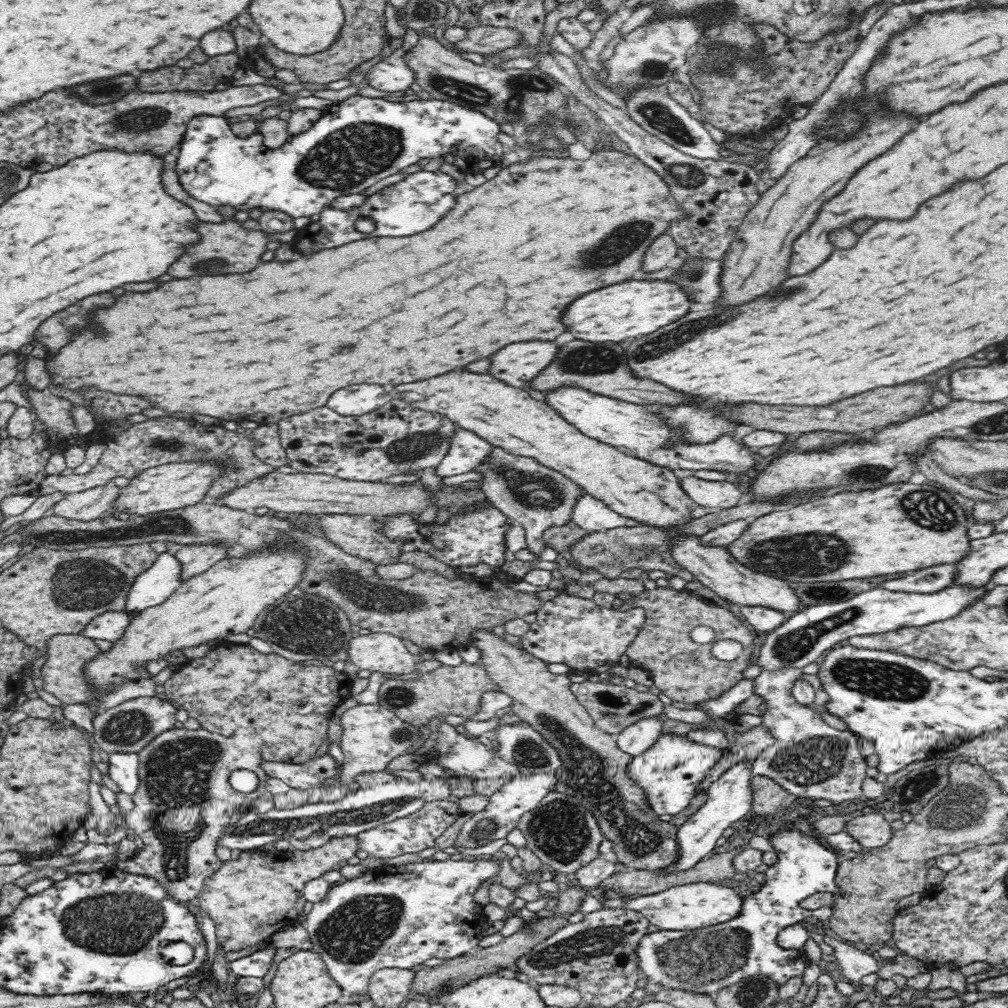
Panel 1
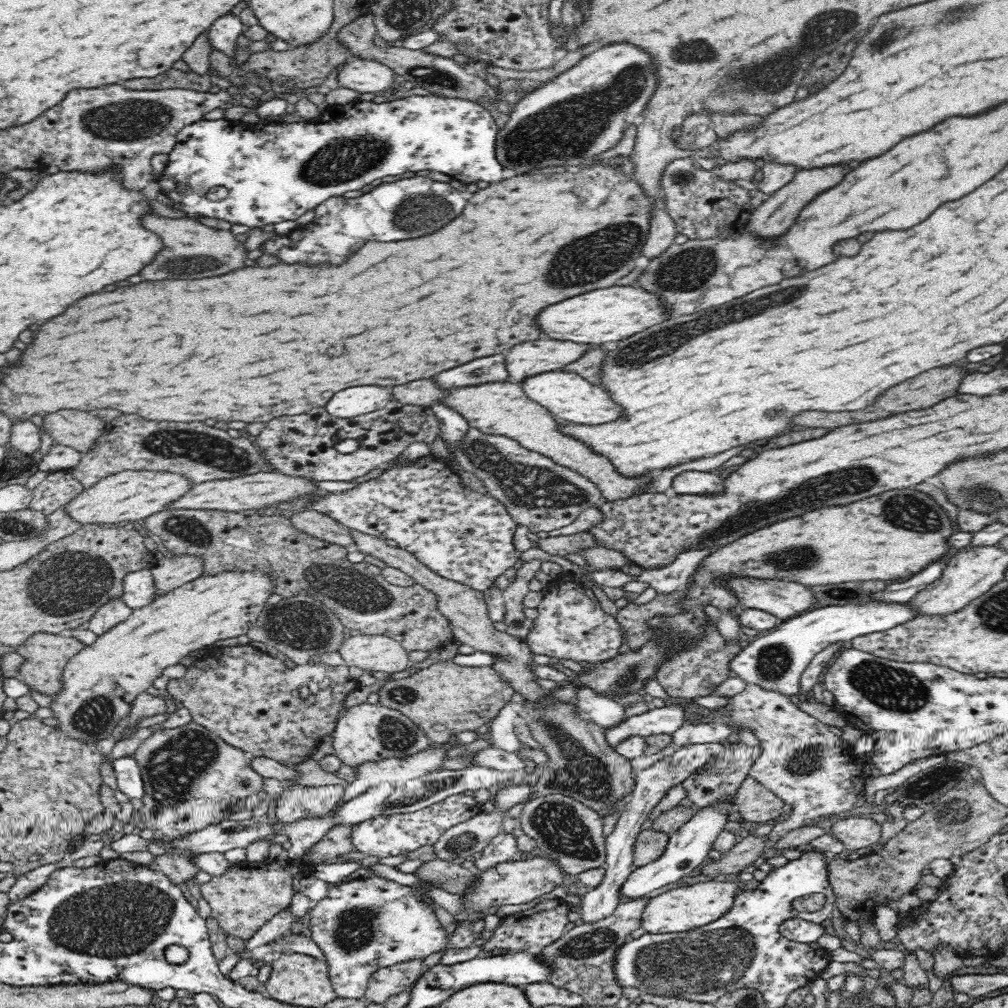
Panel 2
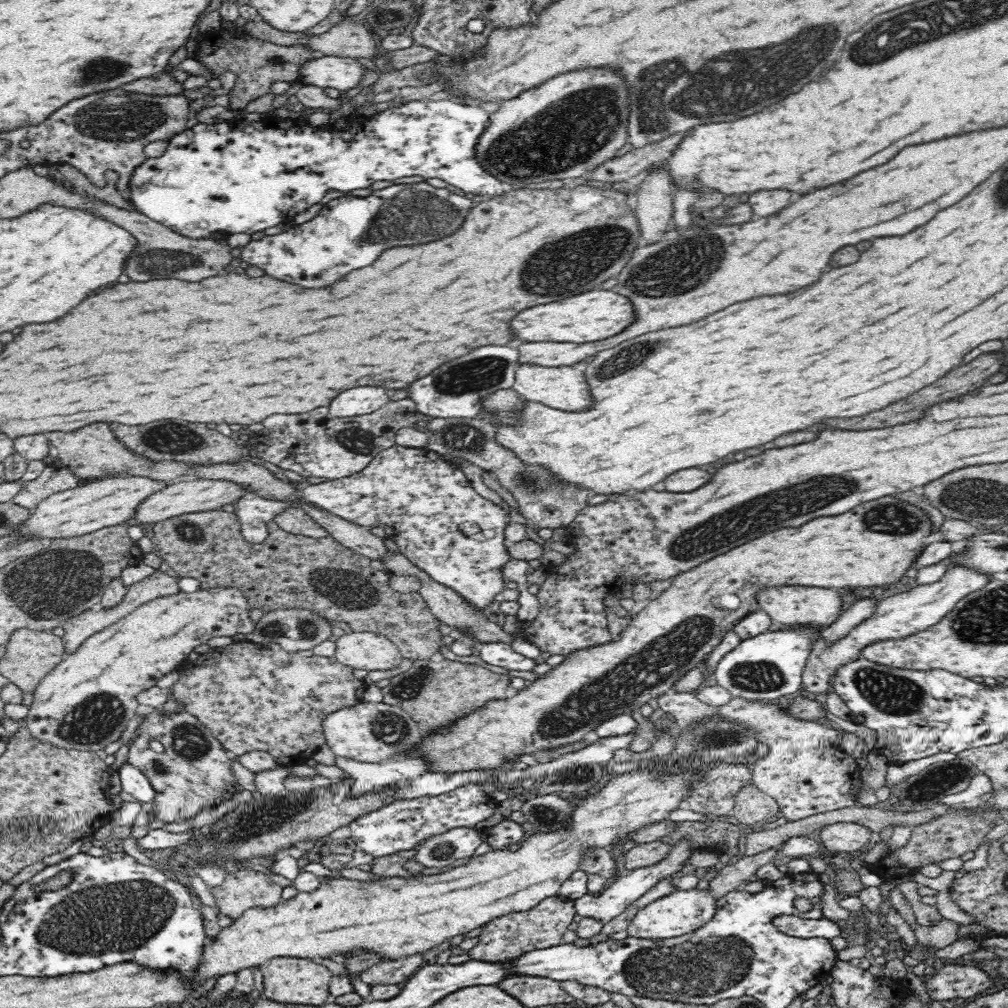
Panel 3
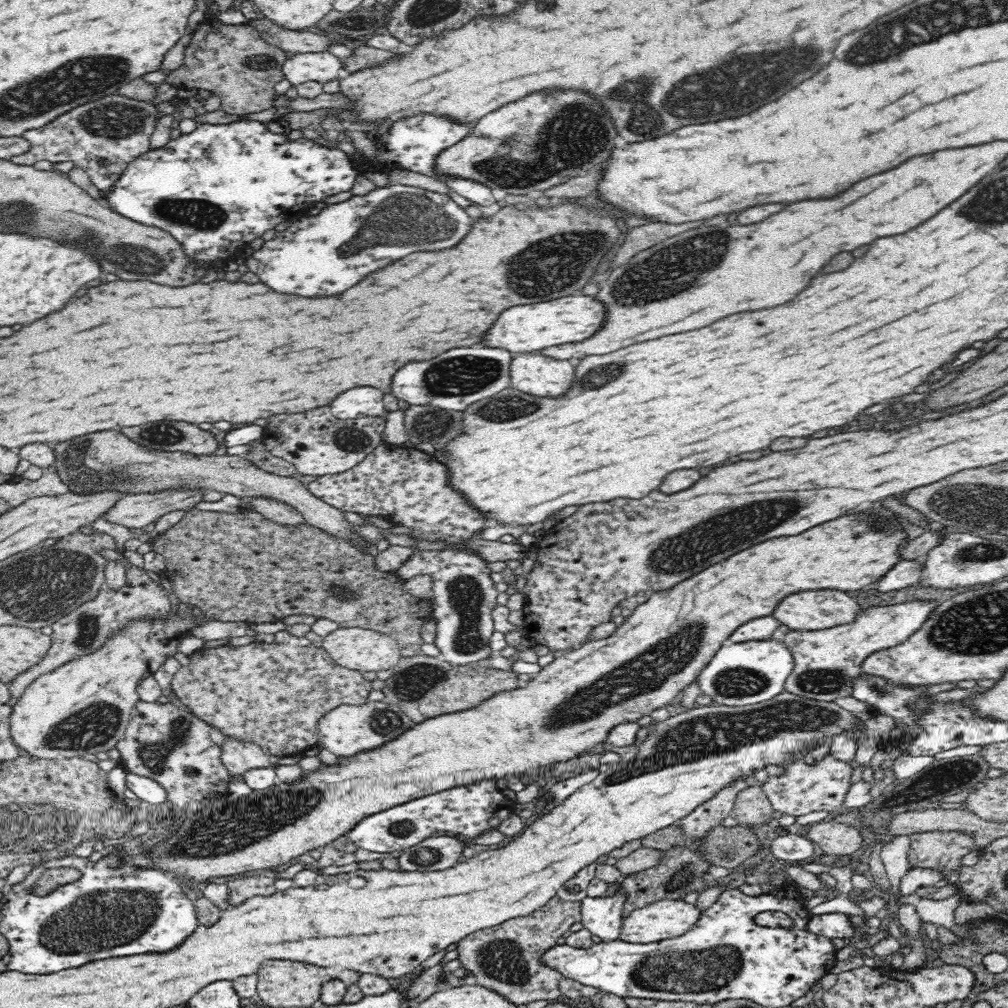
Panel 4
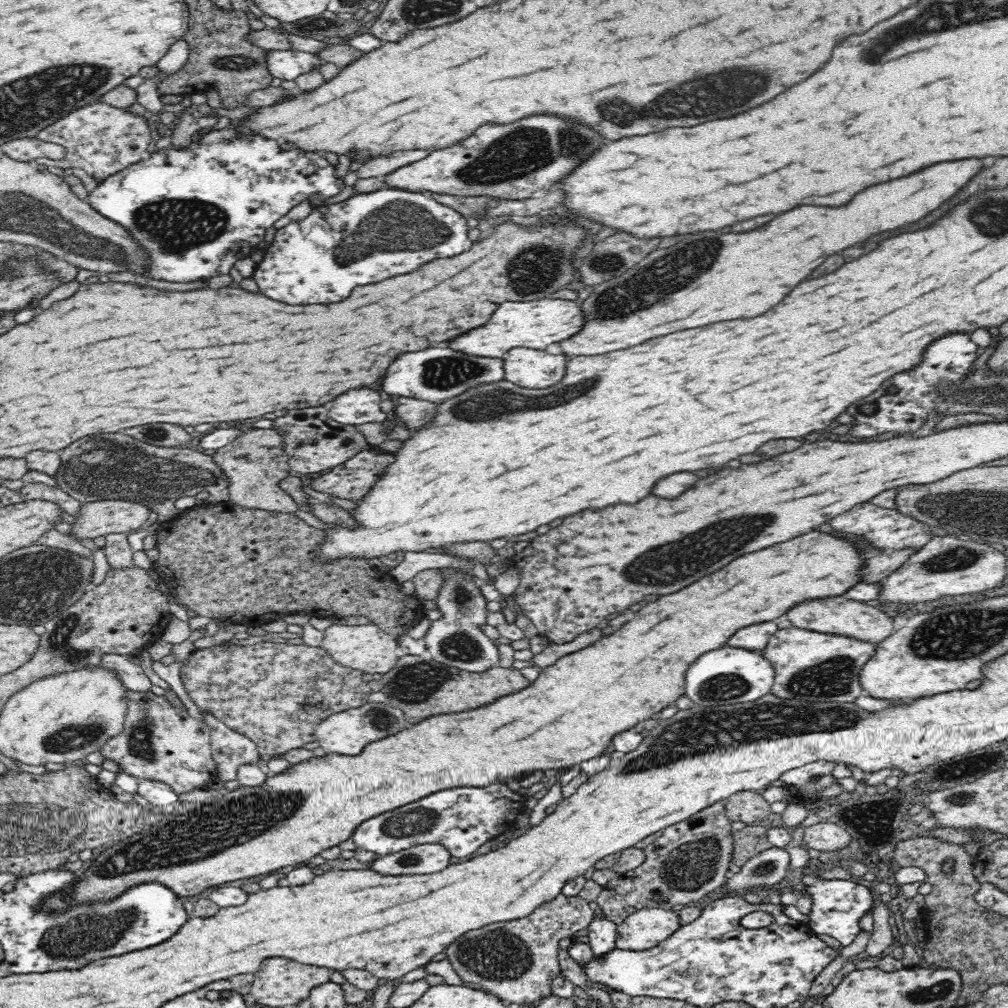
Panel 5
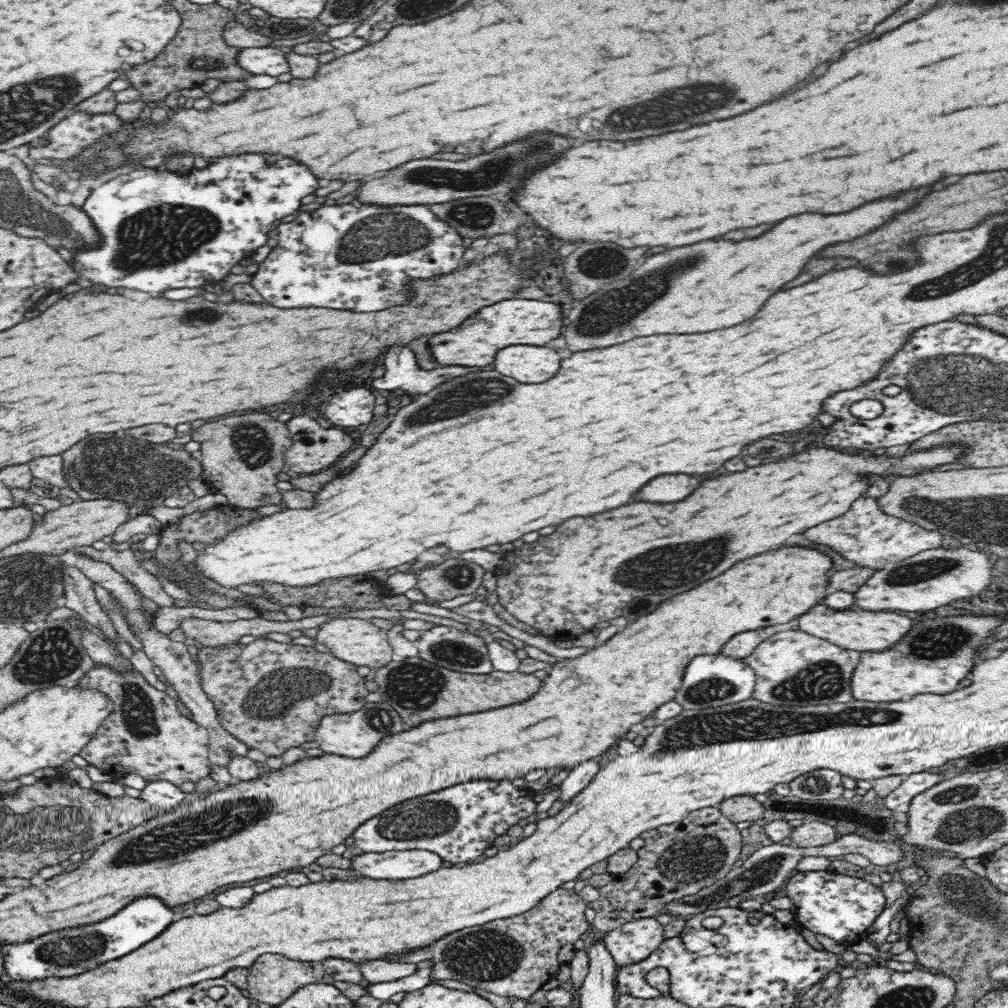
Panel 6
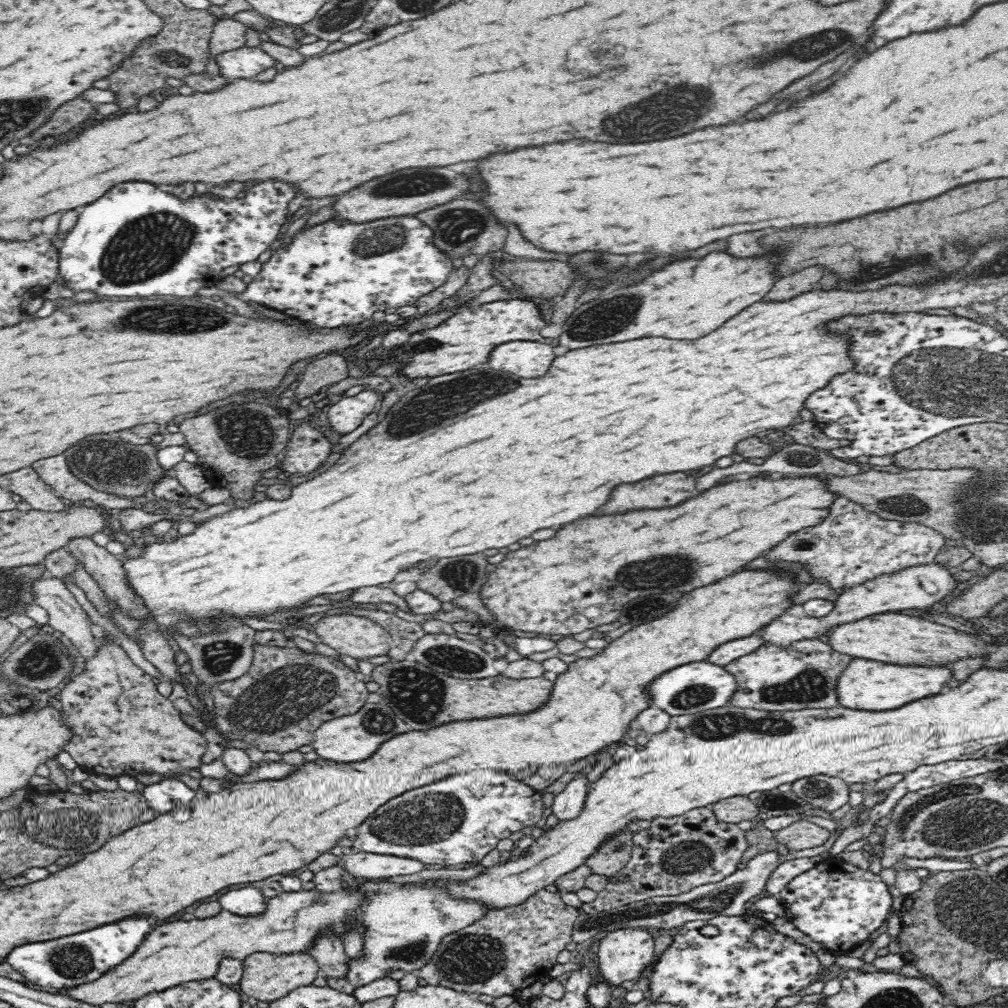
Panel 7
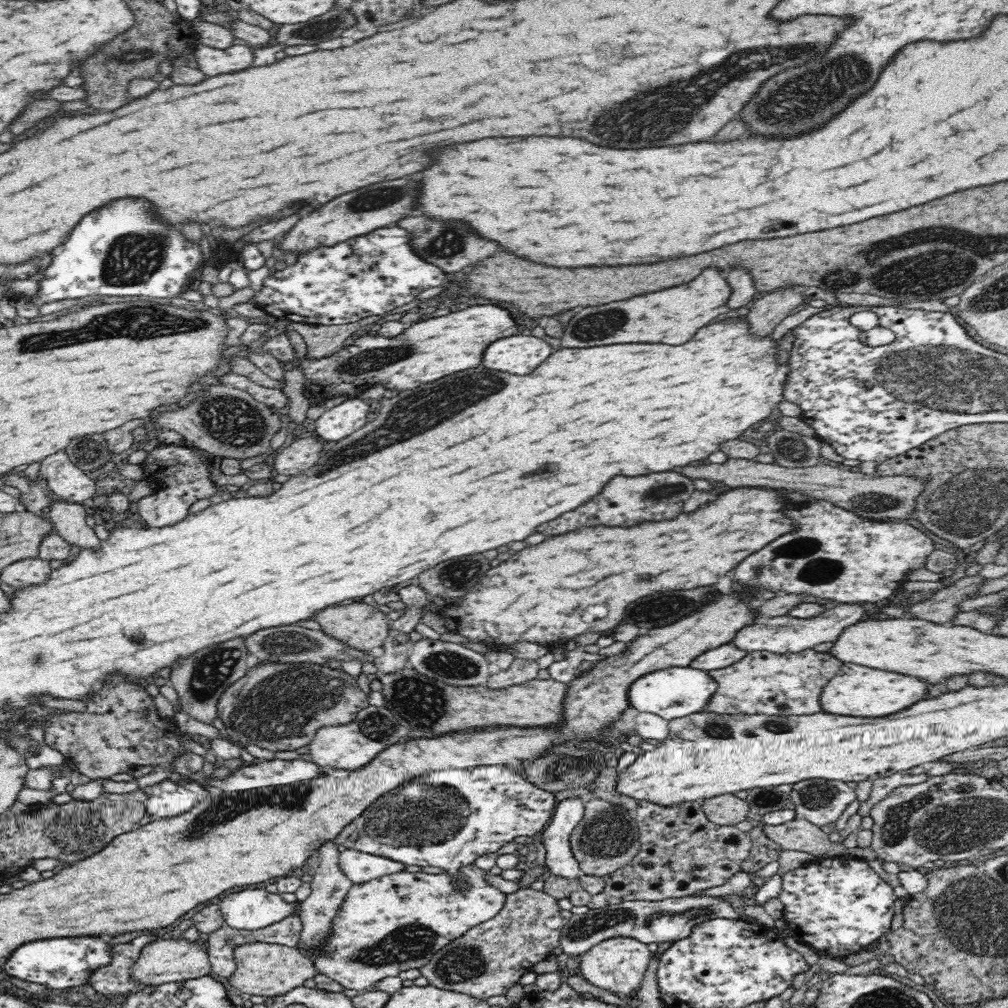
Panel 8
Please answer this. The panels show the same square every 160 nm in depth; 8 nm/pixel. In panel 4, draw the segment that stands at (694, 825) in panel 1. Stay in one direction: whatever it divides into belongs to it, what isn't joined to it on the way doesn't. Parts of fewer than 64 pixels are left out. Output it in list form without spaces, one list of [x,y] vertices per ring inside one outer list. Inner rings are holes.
[[[609,892],[604,897],[587,896],[581,902],[583,928],[602,941],[615,941],[623,925],[624,893]]]

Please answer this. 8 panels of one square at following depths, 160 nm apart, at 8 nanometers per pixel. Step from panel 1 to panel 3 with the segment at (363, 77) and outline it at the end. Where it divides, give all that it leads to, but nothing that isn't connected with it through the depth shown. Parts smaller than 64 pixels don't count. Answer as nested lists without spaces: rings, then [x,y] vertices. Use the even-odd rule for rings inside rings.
[[[322,55],[310,58],[298,66],[296,82],[346,91],[362,80],[364,70],[366,67],[354,58]]]

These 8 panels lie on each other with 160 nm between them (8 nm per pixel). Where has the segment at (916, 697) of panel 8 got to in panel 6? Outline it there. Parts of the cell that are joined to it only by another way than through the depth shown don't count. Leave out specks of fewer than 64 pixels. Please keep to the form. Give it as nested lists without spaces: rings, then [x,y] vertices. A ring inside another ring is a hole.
[[[986,615],[934,619],[919,617],[913,629],[897,645],[882,652],[860,653],[860,662],[851,678],[853,699],[888,704],[912,698],[914,694],[948,694],[956,690],[960,680],[972,670],[972,664],[977,663],[974,650],[993,641],[990,638],[992,628],[998,628],[1002,622],[1006,622],[1006,618]]]

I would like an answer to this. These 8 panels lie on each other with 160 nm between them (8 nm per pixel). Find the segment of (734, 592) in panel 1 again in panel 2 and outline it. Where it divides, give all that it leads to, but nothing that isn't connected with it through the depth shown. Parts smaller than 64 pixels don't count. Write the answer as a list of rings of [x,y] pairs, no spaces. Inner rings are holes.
[[[732,577],[727,586],[735,592],[743,608],[763,610],[780,621],[808,612],[816,604],[811,588],[786,580]]]

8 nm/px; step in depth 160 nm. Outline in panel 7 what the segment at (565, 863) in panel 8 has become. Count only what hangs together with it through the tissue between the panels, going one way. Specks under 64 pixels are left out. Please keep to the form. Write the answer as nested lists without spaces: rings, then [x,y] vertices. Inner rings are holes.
[[[584,776],[576,777],[562,792],[555,794],[551,813],[559,822],[568,822],[580,816],[589,791],[586,779]]]

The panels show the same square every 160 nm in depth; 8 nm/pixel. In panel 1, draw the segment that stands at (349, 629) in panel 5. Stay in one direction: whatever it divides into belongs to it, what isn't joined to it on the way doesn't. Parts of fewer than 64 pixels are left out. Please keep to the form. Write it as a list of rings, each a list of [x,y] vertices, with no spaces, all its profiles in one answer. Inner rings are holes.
[[[379,632],[352,637],[348,660],[372,673],[408,675],[414,670],[416,658],[408,652],[401,638]]]

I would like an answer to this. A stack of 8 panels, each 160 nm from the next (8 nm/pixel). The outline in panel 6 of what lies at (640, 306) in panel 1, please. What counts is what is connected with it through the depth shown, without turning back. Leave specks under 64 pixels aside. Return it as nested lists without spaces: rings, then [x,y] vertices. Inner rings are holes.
[[[510,298],[496,302],[492,306],[482,306],[476,314],[472,314],[466,322],[447,330],[444,334],[434,334],[430,338],[430,352],[434,361],[442,366],[483,367],[494,362],[498,350],[508,346],[529,345],[545,346],[554,340],[561,340],[562,310],[559,304]]]

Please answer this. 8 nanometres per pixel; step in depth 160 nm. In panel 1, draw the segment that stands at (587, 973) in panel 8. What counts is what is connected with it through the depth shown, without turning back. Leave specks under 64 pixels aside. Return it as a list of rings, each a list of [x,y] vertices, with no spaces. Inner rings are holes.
[[[695,882],[667,888],[658,894],[633,896],[625,906],[642,913],[649,924],[657,926],[658,930],[689,932],[736,918],[742,910],[743,899],[730,887],[712,882]]]

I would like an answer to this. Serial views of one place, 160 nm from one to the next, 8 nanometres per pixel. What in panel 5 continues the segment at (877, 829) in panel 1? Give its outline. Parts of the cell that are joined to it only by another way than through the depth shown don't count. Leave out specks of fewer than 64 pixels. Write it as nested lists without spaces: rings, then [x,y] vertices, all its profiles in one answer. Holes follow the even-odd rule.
[[[819,822],[804,829],[803,844],[812,850],[840,850],[850,842],[850,834],[838,824]]]

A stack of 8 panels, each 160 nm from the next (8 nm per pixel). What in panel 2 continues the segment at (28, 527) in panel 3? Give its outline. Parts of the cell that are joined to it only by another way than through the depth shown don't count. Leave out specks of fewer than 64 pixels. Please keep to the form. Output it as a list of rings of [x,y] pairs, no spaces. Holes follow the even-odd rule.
[[[129,470],[102,478],[101,482],[84,488],[80,494],[76,494],[72,500],[60,507],[64,507],[68,517],[78,522],[78,526],[117,526],[128,522],[140,525],[146,517],[162,511],[162,506],[184,496],[190,490],[190,486],[192,483],[180,474]]]

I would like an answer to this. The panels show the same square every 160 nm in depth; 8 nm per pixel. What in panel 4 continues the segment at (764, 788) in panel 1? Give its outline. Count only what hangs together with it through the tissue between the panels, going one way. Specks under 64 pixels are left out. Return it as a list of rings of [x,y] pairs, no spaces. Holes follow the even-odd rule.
[[[750,783],[736,794],[731,817],[741,825],[755,827],[770,823],[772,812],[774,808],[760,784]]]

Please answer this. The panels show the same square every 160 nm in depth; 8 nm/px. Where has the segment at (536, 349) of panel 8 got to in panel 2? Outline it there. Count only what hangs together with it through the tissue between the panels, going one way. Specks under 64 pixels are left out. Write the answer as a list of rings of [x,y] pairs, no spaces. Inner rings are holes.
[[[558,369],[534,374],[519,384],[527,397],[548,409],[557,422],[604,424],[604,422],[612,422],[622,412],[622,407],[610,400],[610,395],[602,386],[588,382],[582,378],[582,375],[568,370]]]

